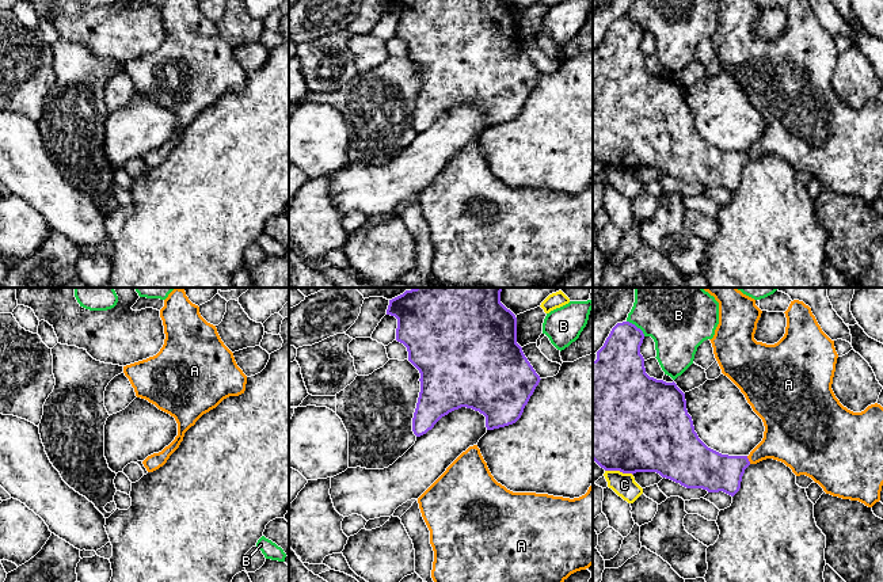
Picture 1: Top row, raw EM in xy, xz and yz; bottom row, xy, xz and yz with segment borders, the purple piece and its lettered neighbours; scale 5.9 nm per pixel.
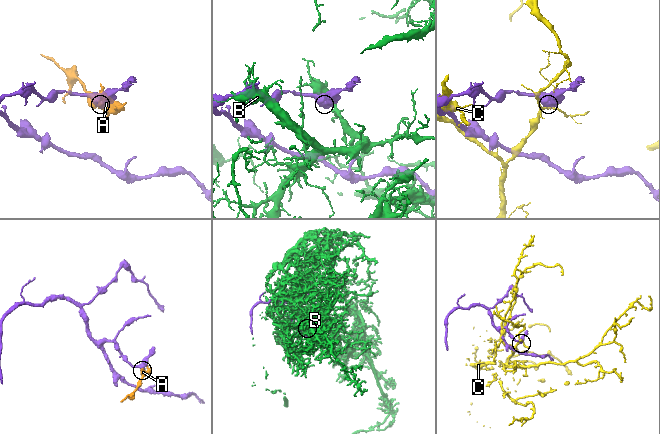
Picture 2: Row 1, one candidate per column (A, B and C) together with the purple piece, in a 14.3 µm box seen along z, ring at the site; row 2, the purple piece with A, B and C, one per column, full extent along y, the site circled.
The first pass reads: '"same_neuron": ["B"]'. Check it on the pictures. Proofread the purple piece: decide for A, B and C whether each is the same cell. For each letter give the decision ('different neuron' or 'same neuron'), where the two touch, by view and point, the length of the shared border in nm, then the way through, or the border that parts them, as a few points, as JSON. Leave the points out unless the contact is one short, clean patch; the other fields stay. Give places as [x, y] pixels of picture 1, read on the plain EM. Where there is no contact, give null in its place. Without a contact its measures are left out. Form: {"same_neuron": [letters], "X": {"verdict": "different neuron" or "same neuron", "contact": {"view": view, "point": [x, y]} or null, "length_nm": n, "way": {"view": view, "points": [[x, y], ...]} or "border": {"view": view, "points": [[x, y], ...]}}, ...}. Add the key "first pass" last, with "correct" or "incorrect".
{"same_neuron": [], "A": {"verdict": "different neuron", "contact": {"view": "yz", "point": [748, 156]}, "length_nm": 50, "border": {"view": "yz", "points": [[746, 152], [750, 159]]}}, "B": {"verdict": "different neuron", "contact": {"view": "yz", "point": [635, 22]}, "length_nm": 140}, "C": {"verdict": "different neuron", "contact": {"view": "yz", "point": [619, 166]}, "length_nm": 170}, "first pass": "incorrect"}

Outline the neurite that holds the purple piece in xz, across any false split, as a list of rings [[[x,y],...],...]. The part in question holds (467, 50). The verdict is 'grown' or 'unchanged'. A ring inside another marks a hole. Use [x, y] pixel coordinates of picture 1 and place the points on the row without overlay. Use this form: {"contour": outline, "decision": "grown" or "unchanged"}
{"contour": [[[389,0],[387,11],[397,15],[396,37],[407,43],[408,57],[420,69],[420,88],[412,114],[416,133],[461,103],[483,110],[487,126],[513,121],[521,114],[541,75],[517,39],[515,11],[503,0]]], "decision": "unchanged"}

